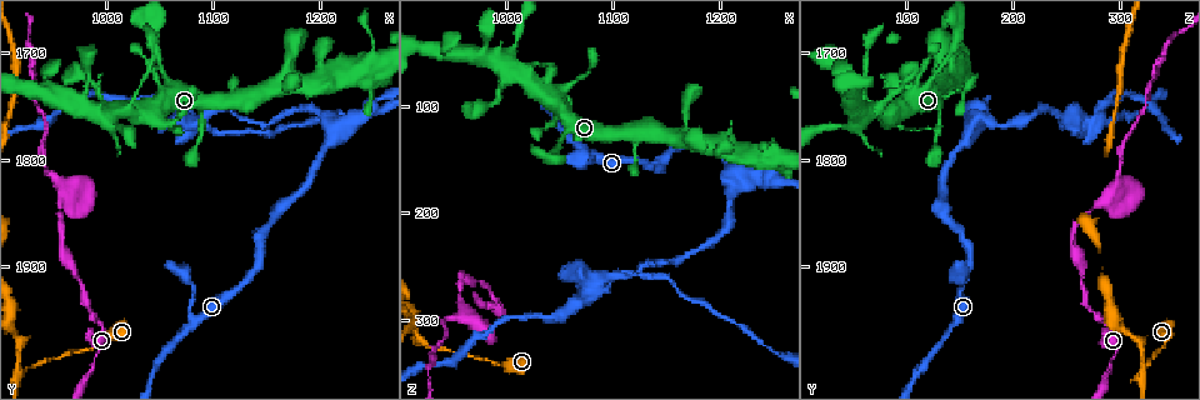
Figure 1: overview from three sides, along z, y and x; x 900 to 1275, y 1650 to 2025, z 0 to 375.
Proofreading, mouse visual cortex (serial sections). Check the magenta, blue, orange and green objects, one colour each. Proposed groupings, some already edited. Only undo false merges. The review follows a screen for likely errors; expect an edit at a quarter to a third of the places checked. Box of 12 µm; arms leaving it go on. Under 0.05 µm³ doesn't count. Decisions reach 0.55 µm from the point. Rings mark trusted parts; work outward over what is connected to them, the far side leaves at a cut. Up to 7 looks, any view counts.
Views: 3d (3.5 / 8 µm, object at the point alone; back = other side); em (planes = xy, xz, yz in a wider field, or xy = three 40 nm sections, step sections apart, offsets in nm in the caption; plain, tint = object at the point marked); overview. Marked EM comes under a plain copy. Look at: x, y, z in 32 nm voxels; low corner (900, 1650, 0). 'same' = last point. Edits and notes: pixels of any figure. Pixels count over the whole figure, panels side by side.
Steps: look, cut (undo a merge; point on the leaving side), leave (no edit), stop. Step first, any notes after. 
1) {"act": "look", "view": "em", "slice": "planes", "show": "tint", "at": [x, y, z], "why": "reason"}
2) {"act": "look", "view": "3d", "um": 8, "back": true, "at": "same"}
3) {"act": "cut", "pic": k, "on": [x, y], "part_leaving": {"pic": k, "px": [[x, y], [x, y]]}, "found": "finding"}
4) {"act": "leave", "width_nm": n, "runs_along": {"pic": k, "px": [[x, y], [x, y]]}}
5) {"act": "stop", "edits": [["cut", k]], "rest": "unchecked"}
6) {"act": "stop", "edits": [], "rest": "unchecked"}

{"act": "look", "view": "3d", "um": 3.5, "at": [946, 1808, 302], "why": "sudden change in width"}

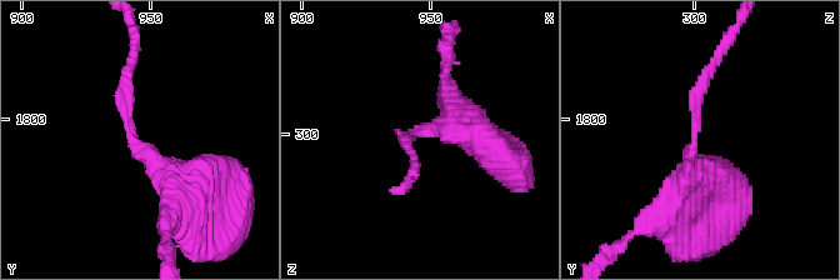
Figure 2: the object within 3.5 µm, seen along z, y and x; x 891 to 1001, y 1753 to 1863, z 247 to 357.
{"act": "look", "view": "em", "slice": "xy", "step": 3, "show": "tint", "at": [944, 1806, 299], "arm_widths_nm": [150, 350]}

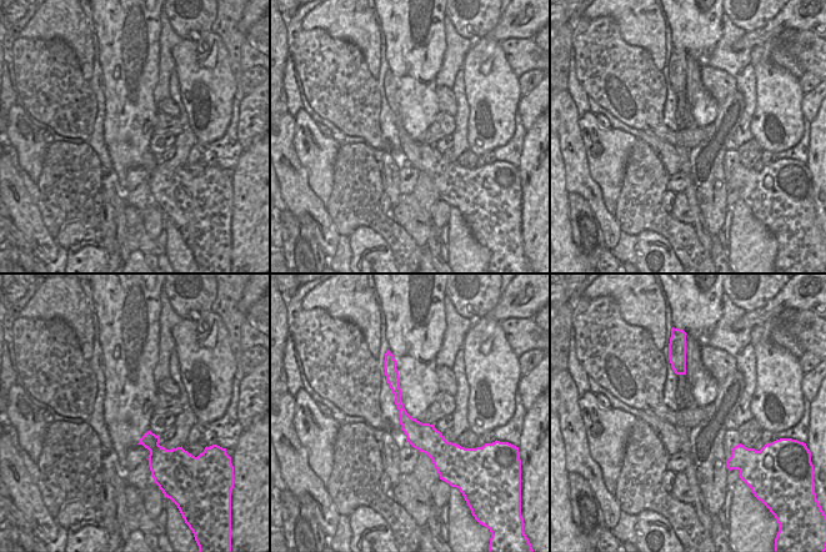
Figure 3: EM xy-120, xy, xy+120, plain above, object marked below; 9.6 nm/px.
{"act": "leave", "runs_along": {"pic": 3, "px": [[390, 364], [403, 415], [437, 460]]}, "found": "all the same cell"}

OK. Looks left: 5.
{"act": "look", "view": "em", "slice": "xy", "step": 1, "show": "tint", "at": [1030, 1742, 60]}

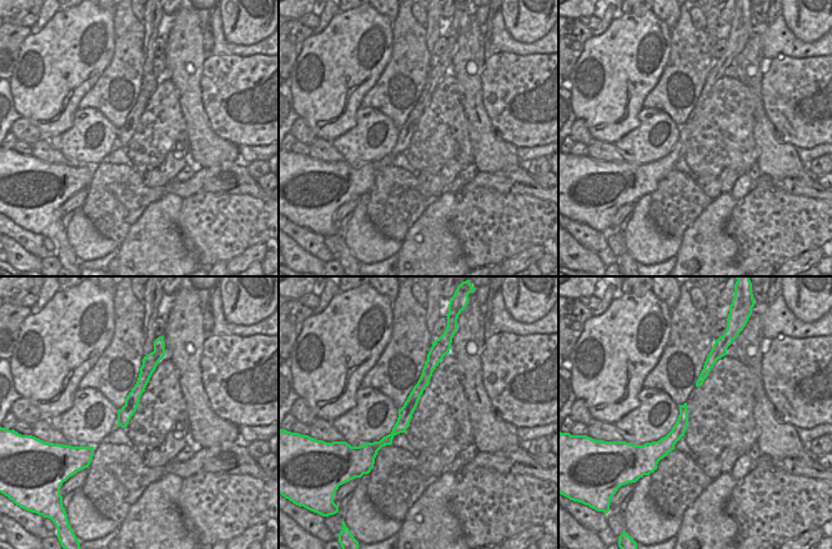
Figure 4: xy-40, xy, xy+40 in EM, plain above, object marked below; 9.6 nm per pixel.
{"act": "look", "view": "3d", "um": 3.5, "at": "same"}

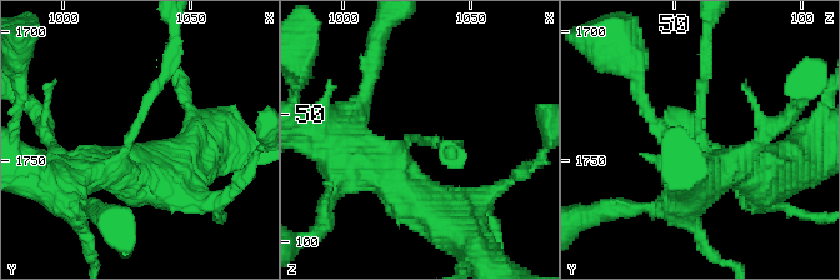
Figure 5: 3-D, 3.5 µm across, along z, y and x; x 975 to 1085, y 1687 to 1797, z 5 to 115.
{"act": "leave", "width_nm": 140, "runs_along": {"pic": 4, "px": [[431, 364], [402, 424], [375, 448]]}, "found": "continuous, no second cell"}

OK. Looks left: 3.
{"act": "look", "view": "em", "slice": "xy", "step": 1, "show": "tint", "at": [1214, 1772, 162], "why": "thin arm on a thick one"}

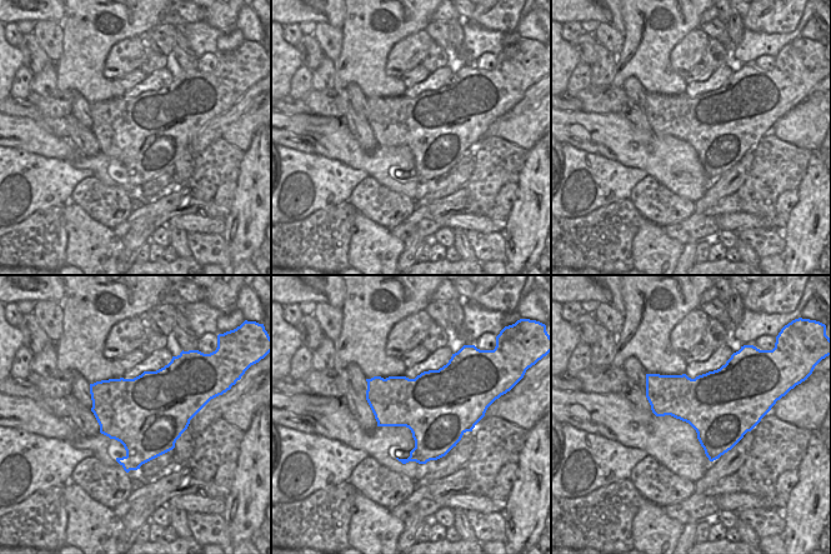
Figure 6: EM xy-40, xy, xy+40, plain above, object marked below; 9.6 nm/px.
{"act": "look", "view": "3d", "um": 3.5, "at": "same"}

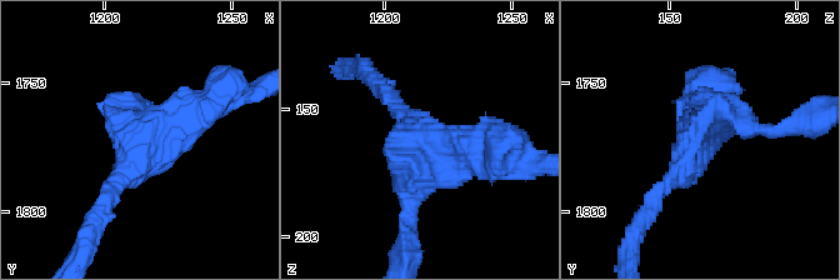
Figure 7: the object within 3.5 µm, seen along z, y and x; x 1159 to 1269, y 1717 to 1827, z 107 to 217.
{"act": "leave", "width_nm": 700, "runs_along": {"pic": 7, "px": [[654, 198], [703, 125], [763, 129]]}, "found": "one cell here"}

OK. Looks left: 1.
{"act": "stop", "edits": [], "rest": "unchecked"}

